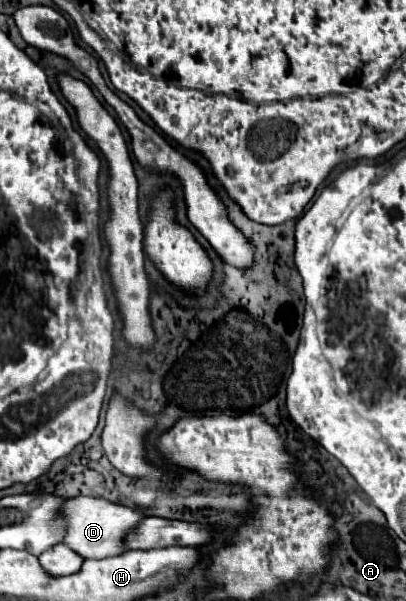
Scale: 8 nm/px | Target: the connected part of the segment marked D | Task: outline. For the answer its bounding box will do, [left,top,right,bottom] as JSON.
[59,496,143,558]

